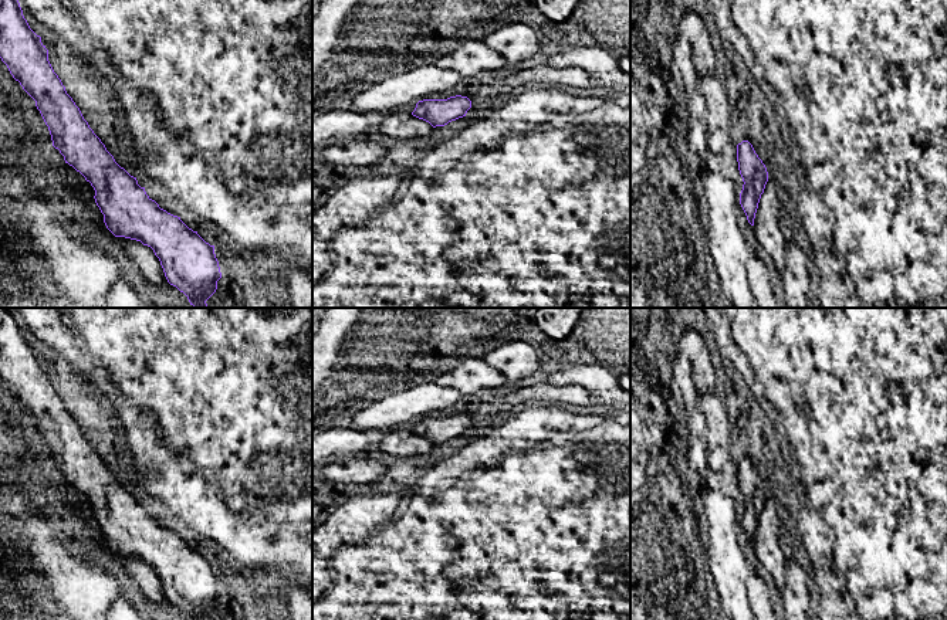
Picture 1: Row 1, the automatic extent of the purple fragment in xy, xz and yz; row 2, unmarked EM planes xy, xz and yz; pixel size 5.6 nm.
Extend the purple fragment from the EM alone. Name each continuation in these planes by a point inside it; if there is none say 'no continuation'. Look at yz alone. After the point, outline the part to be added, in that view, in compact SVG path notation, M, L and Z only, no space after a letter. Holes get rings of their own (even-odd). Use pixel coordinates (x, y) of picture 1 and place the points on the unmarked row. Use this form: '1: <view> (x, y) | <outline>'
no continuation

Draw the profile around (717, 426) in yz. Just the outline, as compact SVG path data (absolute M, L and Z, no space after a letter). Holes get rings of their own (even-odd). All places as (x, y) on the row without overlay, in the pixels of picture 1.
M720 393L701 394L700 410L706 419L706 461L713 472L718 472L730 458L730 420Z

